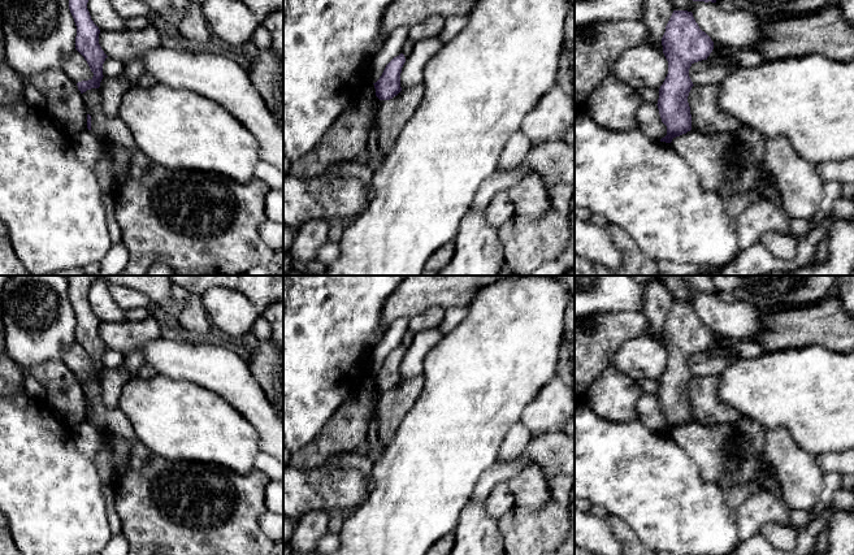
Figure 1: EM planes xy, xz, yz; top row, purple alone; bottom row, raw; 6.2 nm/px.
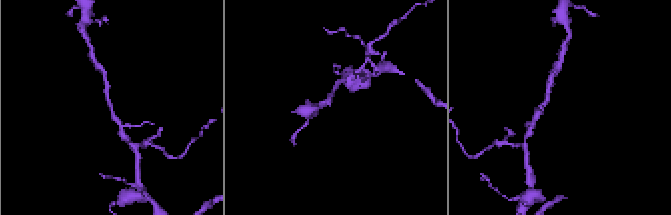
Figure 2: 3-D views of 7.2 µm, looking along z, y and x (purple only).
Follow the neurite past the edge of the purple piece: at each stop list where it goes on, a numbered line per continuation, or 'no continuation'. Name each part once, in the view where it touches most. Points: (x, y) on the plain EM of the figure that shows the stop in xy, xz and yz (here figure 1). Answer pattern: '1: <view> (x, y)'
no continuation

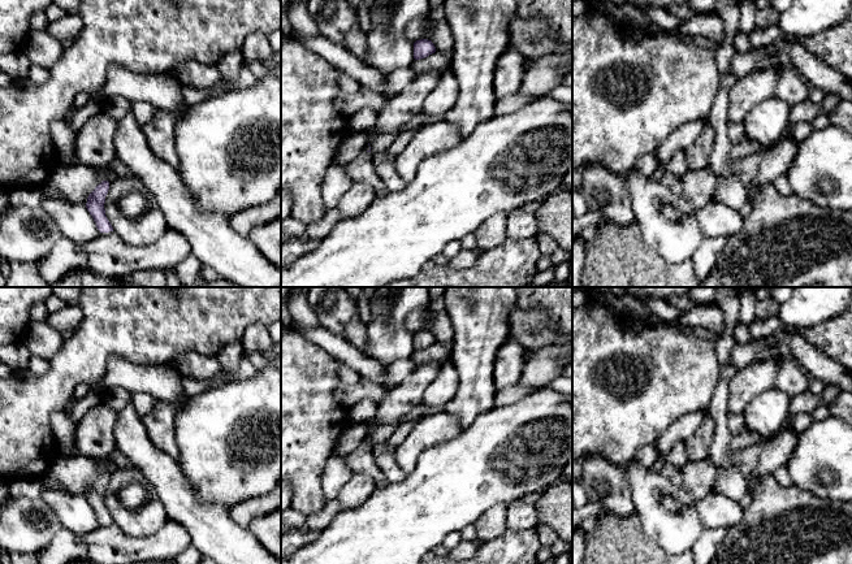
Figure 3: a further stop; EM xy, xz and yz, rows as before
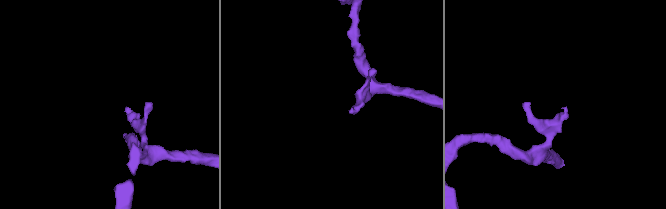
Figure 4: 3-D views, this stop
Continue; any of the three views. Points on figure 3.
1: xz (360, 461)

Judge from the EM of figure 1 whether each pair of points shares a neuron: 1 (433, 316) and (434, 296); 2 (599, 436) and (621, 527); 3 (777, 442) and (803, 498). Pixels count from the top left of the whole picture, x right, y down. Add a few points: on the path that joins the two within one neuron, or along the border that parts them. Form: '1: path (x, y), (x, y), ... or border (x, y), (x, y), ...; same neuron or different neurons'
1: border (443, 308), (428, 307), (408, 320); different neurons
2: border (610, 514), (620, 517), (640, 540); different neurons
3: path (784, 456), (797, 471), (801, 484); same neuron

